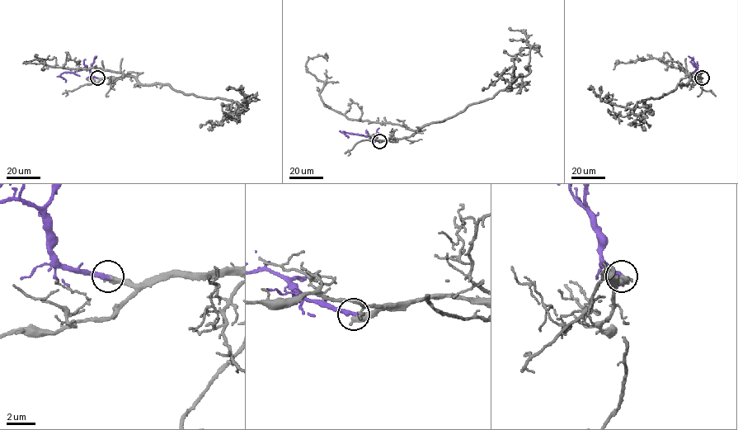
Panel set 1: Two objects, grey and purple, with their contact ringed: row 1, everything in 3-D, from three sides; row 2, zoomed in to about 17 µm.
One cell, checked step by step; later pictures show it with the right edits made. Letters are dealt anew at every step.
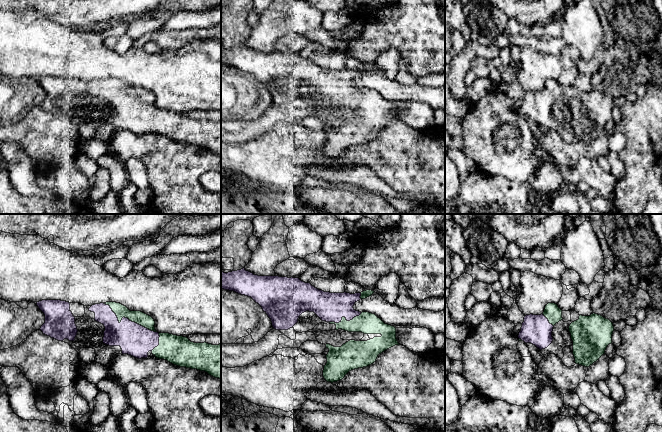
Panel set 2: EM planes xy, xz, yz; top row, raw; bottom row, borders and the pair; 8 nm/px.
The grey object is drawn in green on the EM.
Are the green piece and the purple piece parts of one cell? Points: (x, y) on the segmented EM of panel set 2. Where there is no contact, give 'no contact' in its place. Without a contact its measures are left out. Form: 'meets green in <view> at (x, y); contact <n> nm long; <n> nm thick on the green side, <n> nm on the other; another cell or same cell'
meets green in xy at (127, 317); contact 500 nm long; 100 nm thick on the green side, 260 nm on the other; same cell

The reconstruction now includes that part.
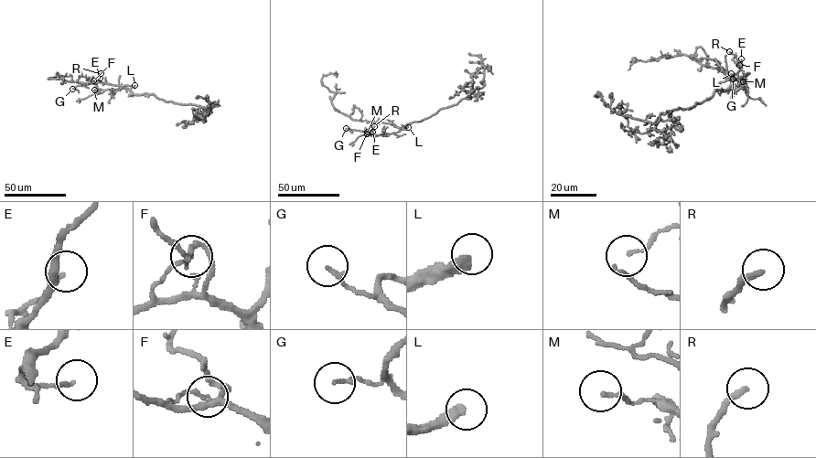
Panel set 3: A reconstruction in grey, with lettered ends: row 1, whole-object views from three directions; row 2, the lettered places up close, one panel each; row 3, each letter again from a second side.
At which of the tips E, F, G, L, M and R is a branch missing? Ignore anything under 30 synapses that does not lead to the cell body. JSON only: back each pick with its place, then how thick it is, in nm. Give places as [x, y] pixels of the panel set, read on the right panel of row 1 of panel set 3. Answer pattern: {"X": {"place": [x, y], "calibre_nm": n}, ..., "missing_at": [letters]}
{"L": {"place": [731, 73], "calibre_nm": 340}, "missing_at": ["L"]}

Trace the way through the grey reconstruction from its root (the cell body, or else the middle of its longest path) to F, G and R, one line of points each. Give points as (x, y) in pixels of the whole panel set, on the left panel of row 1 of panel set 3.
F: (132, 93), (124, 88), (99, 89), (91, 82), (93, 80)
G: (132, 93), (124, 88), (101, 90), (94, 82), (72, 89)
R: (132, 93), (124, 88), (98, 89), (96, 83), (101, 73)

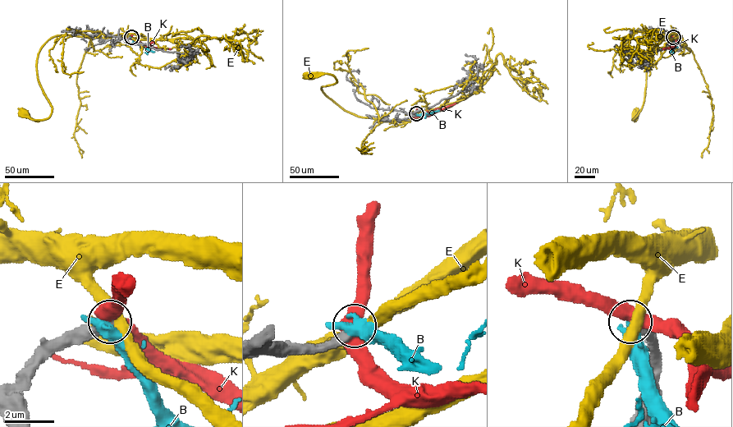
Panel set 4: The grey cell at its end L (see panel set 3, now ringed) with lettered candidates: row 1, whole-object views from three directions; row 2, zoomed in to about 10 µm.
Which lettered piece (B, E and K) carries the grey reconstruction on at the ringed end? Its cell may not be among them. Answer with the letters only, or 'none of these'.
none of these

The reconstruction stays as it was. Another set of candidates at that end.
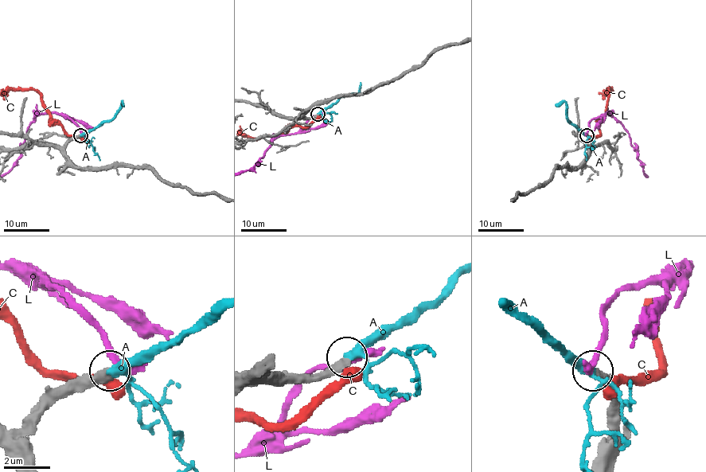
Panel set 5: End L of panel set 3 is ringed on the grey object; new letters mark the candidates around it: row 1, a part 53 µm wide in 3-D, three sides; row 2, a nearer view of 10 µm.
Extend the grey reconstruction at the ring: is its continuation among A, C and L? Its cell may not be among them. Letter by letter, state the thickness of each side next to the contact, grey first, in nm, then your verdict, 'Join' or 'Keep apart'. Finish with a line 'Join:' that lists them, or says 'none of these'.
A: Thickness 360 nm (grey) against 280 nm. Join
C: Thickness 440 nm (grey) against 600 nm. Keep apart
L: Thickness 320 nm (grey) against 240 nm. Keep apart
Join: A

